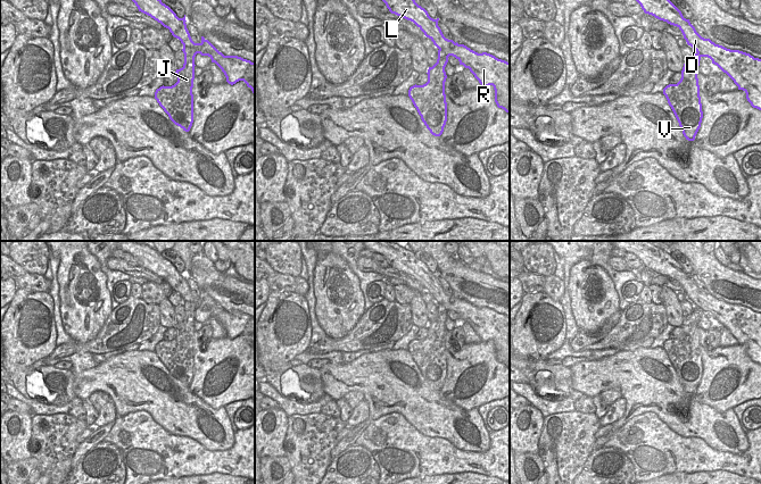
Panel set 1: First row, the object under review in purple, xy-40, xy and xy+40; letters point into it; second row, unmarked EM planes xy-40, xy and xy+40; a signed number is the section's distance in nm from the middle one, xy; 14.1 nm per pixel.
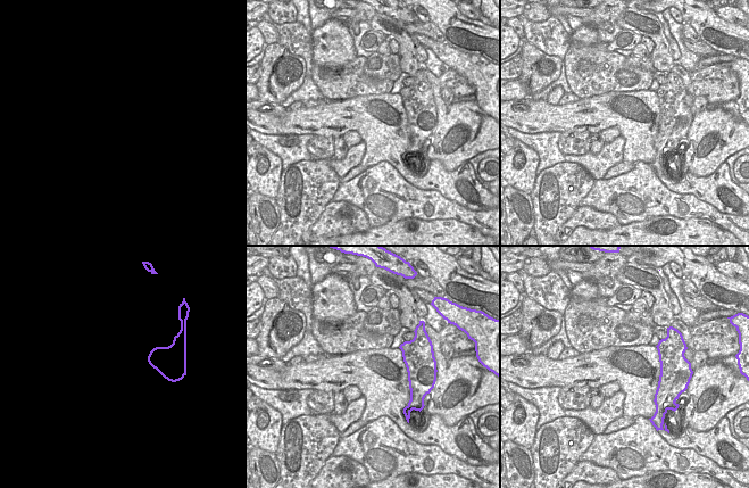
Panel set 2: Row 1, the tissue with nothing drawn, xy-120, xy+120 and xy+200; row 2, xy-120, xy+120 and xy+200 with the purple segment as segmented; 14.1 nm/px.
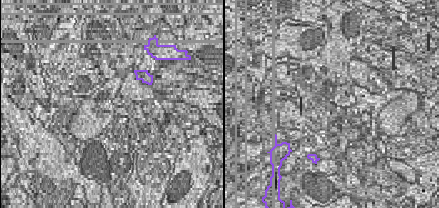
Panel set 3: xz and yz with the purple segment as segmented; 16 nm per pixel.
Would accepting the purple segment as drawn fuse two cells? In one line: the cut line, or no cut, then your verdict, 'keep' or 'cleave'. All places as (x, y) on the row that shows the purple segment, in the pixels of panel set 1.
cut xy-40 (183, 46), (196, 48), (198, 52); cleave

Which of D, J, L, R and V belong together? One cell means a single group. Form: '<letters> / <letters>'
D L R / J V

